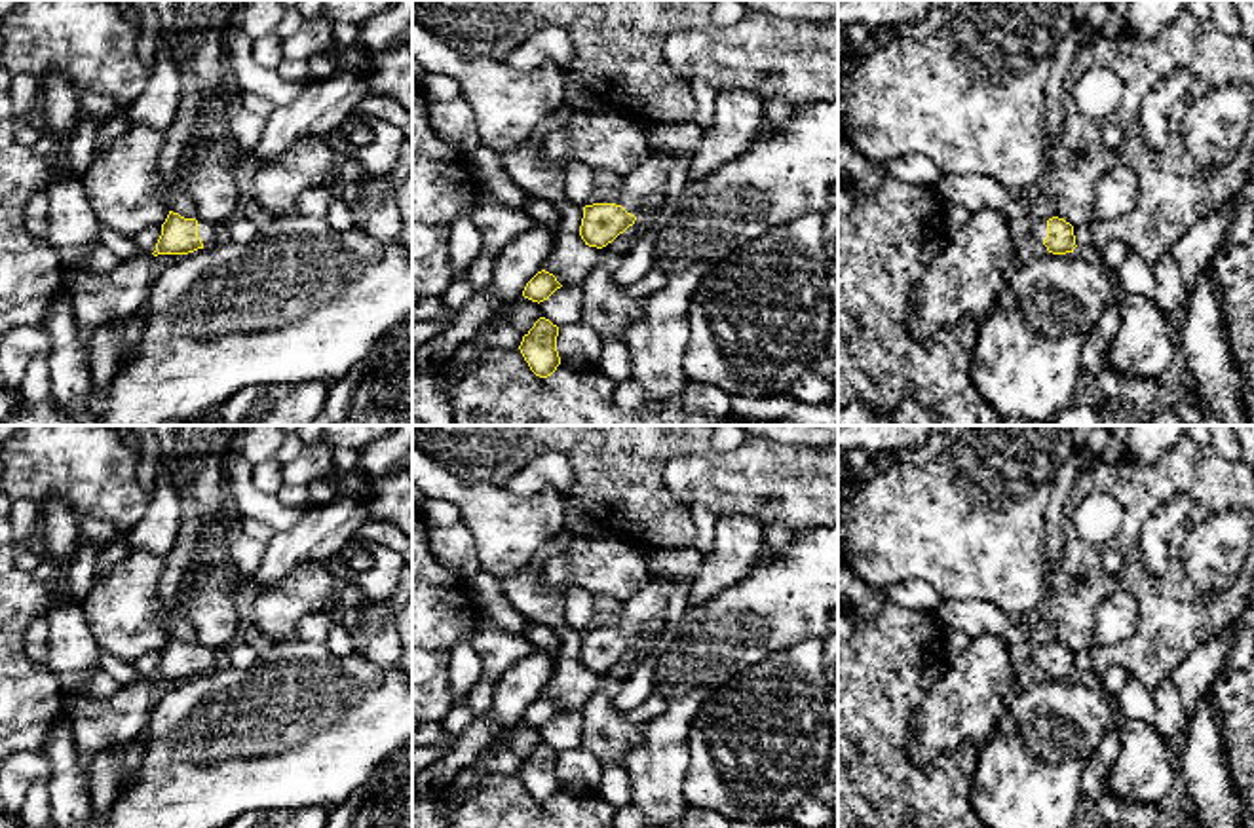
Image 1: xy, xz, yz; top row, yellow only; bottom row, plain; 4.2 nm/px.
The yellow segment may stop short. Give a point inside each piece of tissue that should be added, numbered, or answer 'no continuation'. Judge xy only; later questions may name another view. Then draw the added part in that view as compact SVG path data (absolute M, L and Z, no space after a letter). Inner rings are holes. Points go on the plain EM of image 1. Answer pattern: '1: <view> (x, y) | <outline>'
1: xy (208, 658) | M198 646L198 663L203 672L213 670L224 657L217 651L217 648L201 648Z

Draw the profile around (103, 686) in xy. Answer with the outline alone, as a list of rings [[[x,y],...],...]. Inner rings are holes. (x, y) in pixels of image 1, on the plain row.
[[[97,668],[86,687],[86,693],[97,699],[110,699],[120,691],[120,684],[106,670]]]

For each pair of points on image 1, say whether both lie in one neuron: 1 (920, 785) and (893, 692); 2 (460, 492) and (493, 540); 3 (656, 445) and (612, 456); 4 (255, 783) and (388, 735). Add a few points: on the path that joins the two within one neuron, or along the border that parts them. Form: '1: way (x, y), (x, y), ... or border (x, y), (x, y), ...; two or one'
1: way (897, 762), (890, 754), (890, 715); one
2: way (472, 504), (493, 528); one
3: way (645, 445), (624, 445); one
4: way (287, 756), (297, 754), (322, 735), (356, 735); one

